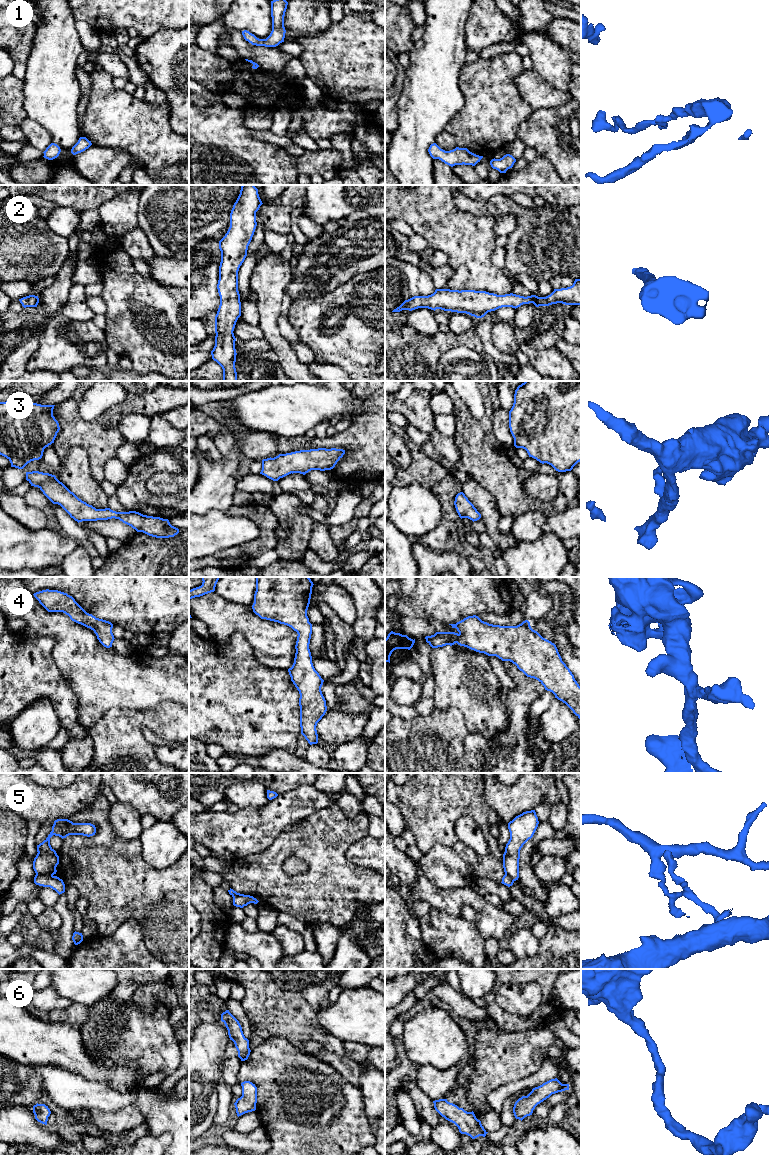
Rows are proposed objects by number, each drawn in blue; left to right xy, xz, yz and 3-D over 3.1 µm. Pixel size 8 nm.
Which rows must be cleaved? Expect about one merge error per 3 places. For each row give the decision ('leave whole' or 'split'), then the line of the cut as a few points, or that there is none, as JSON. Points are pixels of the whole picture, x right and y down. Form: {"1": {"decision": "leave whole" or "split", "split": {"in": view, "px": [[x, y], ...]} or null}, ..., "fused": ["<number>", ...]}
{"1": {"decision": "split", "split": {"in": "yz", "px": [[433, 145], [432, 149], [438, 158]]}}, "2": {"decision": "leave whole", "split": null}, "3": {"decision": "leave whole", "split": null}, "4": {"decision": "leave whole", "split": null}, "5": {"decision": "split", "split": {"in": "xy", "px": [[36, 873], [52, 875]]}}, "6": {"decision": "leave whole", "split": null}, "fused": ["1", "5"]}

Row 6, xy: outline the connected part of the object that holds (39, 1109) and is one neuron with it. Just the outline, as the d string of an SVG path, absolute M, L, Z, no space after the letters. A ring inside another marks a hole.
M37 1103L33 1106L33 1113L35 1115L35 1119L38 1122L47 1125L48 1117L51 1114L51 1111L48 1106L46 1106L45 1104Z

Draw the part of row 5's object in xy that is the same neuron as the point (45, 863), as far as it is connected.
M68 819L54 821L52 831L48 837L37 845L37 855L33 861L33 869L39 875L54 875L59 864L59 856L50 845L50 838L55 835L62 839L69 835L93 836L96 833L95 825L91 823L73 823Z

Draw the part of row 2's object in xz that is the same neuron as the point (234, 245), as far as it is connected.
M242 185L230 213L230 227L219 241L221 262L217 284L220 305L215 316L215 346L212 359L223 369L223 381L237 381L234 328L241 316L238 271L254 235L256 212L262 205L254 185Z

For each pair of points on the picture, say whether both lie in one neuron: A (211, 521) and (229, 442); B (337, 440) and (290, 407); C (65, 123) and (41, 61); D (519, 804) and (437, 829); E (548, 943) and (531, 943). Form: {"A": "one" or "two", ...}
{"A": "two", "B": "two", "C": "one", "D": "two", "E": "two"}

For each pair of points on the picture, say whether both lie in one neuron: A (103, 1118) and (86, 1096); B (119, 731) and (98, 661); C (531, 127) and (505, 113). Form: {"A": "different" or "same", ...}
{"A": "different", "B": "different", "C": "different"}

